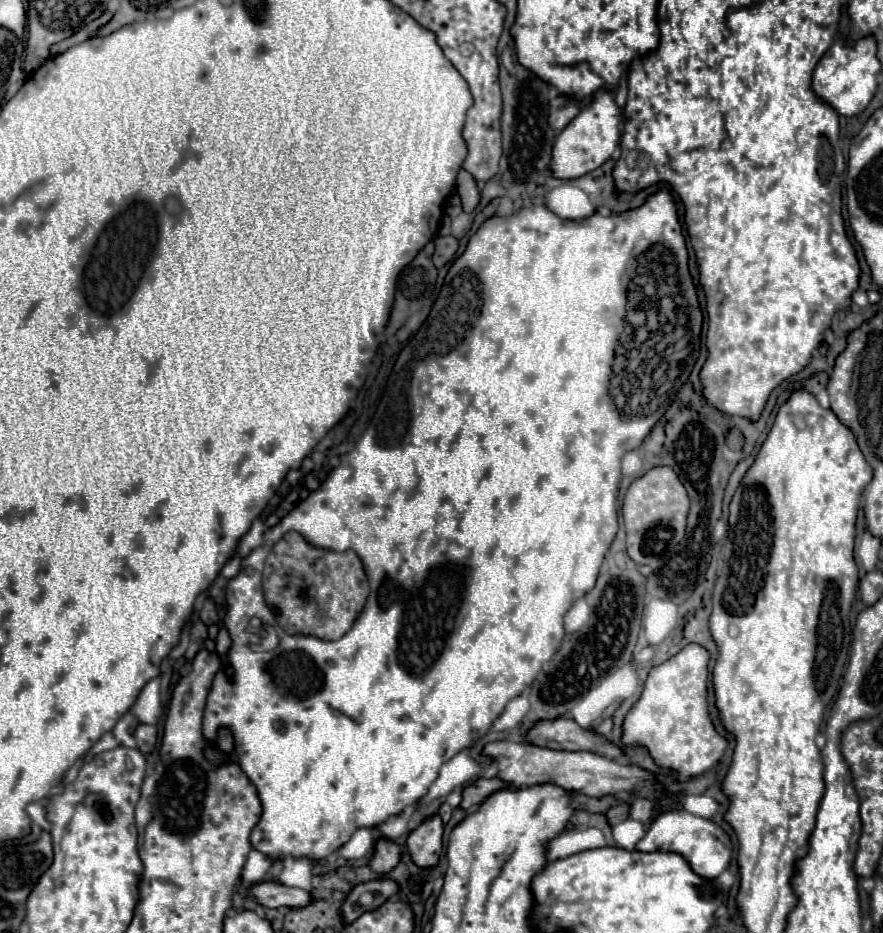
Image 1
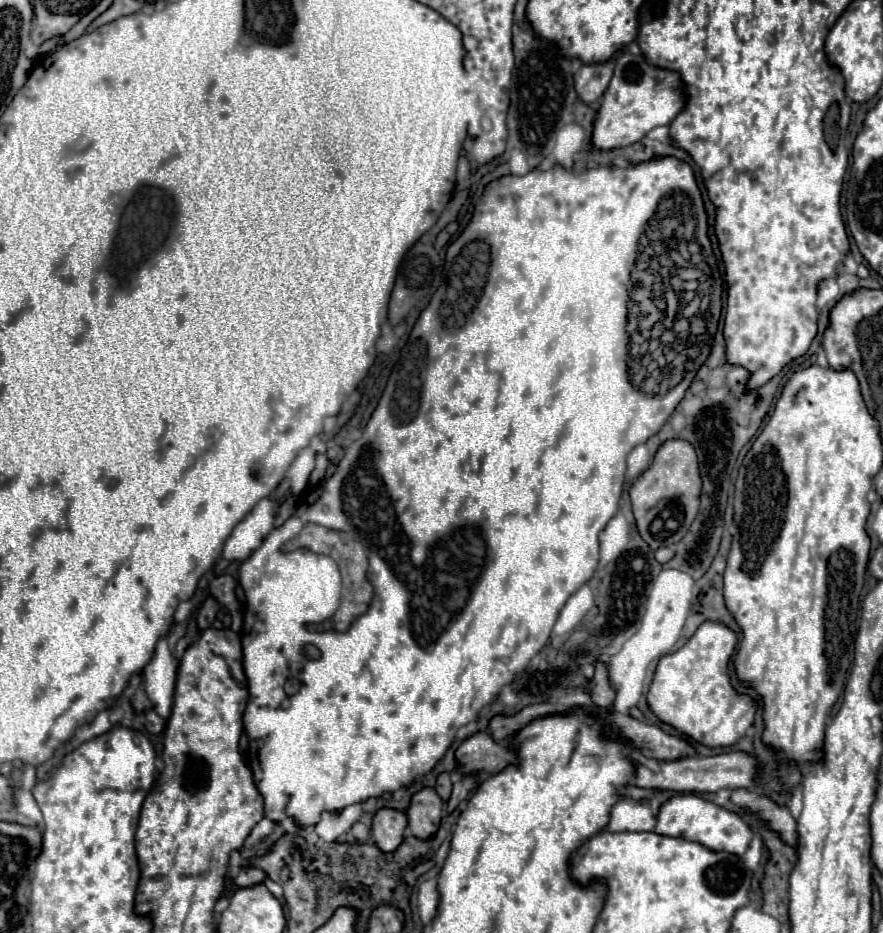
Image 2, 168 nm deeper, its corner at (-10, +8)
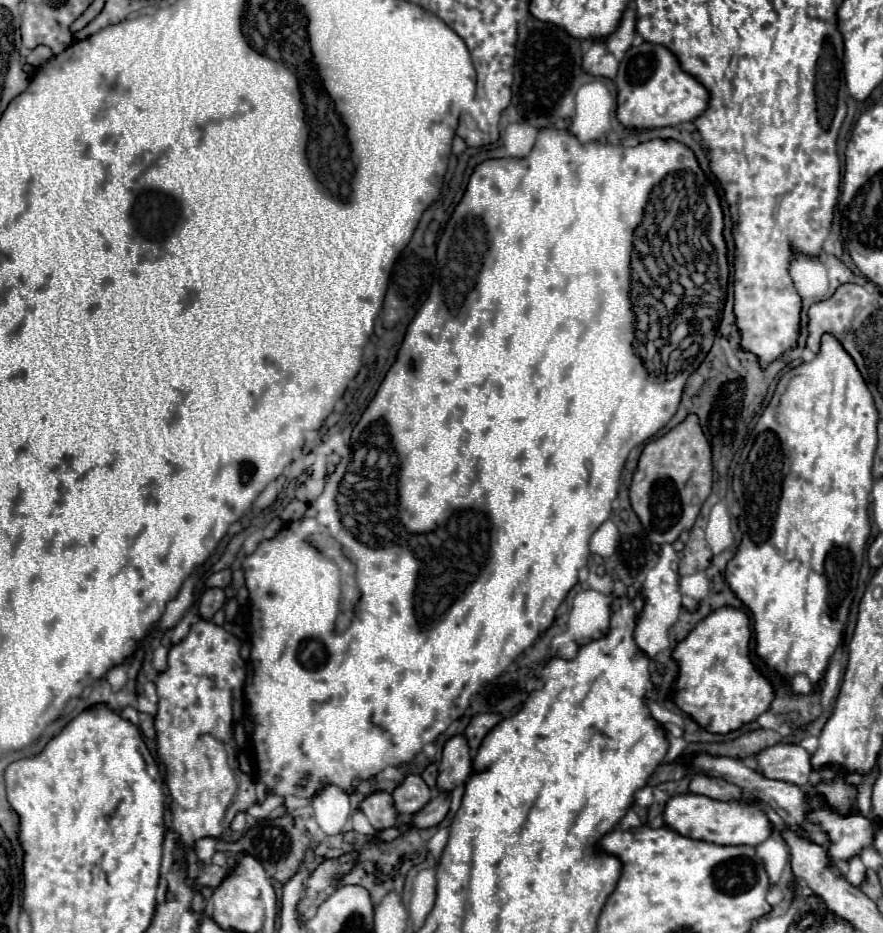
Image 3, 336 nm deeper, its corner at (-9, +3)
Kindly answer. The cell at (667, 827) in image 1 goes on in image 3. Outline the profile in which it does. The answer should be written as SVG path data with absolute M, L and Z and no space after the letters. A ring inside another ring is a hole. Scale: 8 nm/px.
M675 795L667 801L663 811L665 827L677 831L683 837L697 841L717 843L717 845L749 845L757 847L771 833L769 817L765 815L761 803L737 803L737 801L709 801L701 795Z

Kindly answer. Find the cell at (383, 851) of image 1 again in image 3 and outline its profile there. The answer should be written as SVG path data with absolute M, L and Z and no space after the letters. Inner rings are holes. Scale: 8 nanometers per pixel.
M373 793L367 799L361 801L359 807L375 831L383 831L389 827L395 827L397 823L397 811L393 797L389 793Z

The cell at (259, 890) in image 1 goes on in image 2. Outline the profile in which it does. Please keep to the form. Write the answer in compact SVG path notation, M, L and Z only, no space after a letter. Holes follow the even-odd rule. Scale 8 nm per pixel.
M246 866L246 868L242 868L242 870L238 872L236 878L232 878L232 882L234 882L236 886L252 886L252 884L264 882L264 878L266 878L266 874L264 874L260 868L256 868L256 866Z

